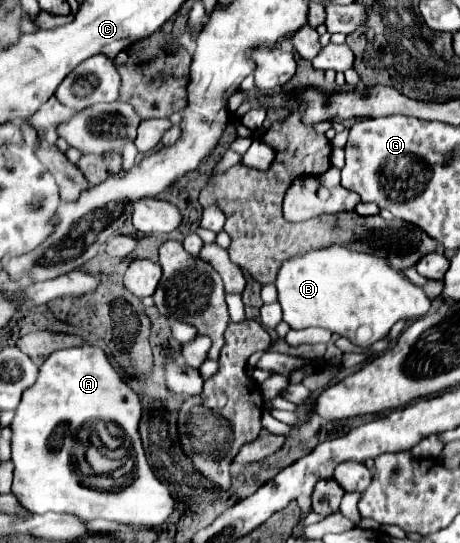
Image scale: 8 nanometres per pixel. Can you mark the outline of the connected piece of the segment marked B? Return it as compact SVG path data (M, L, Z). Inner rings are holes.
M331 245L325 249L309 251L303 257L293 257L283 263L275 283L279 291L279 303L283 307L283 321L291 329L305 329L305 327L323 327L331 333L339 333L347 337L351 343L367 347L375 341L387 337L389 329L397 321L411 321L415 317L423 317L429 311L429 297L417 285L413 285L401 271L393 269L389 261L379 255L371 253L357 253L349 251L343 245Z

